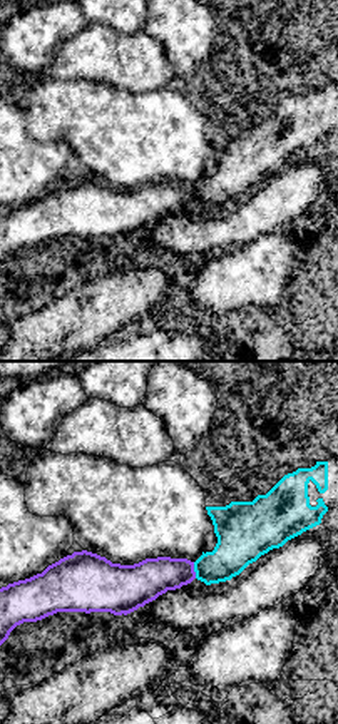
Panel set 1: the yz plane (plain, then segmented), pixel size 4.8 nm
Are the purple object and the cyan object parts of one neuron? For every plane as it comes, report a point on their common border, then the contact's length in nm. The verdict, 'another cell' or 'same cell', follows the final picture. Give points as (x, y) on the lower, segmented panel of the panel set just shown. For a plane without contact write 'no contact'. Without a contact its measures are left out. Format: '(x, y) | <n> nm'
(193, 571) | 80 nm

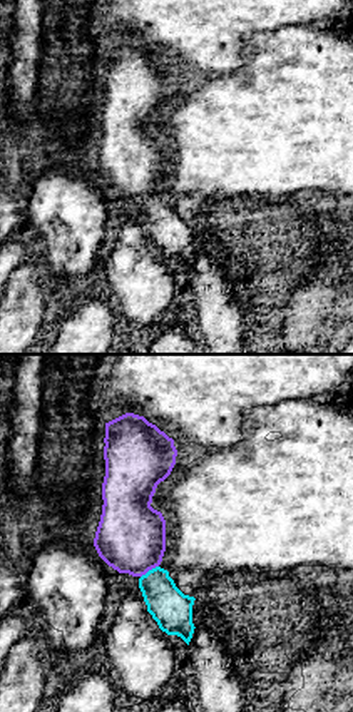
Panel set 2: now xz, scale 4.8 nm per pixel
(149, 569) | 110 nm

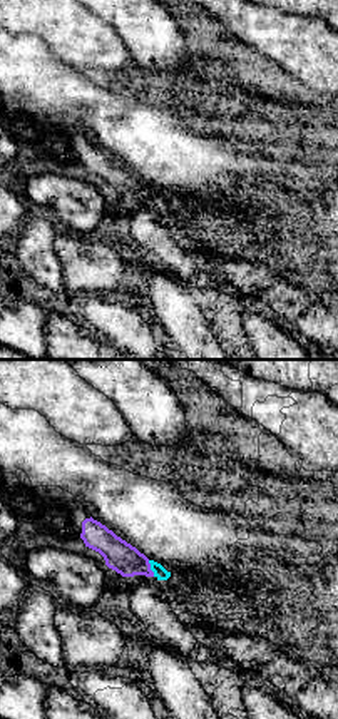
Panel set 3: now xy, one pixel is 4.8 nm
(149, 569) | 90 nm

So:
same cell

